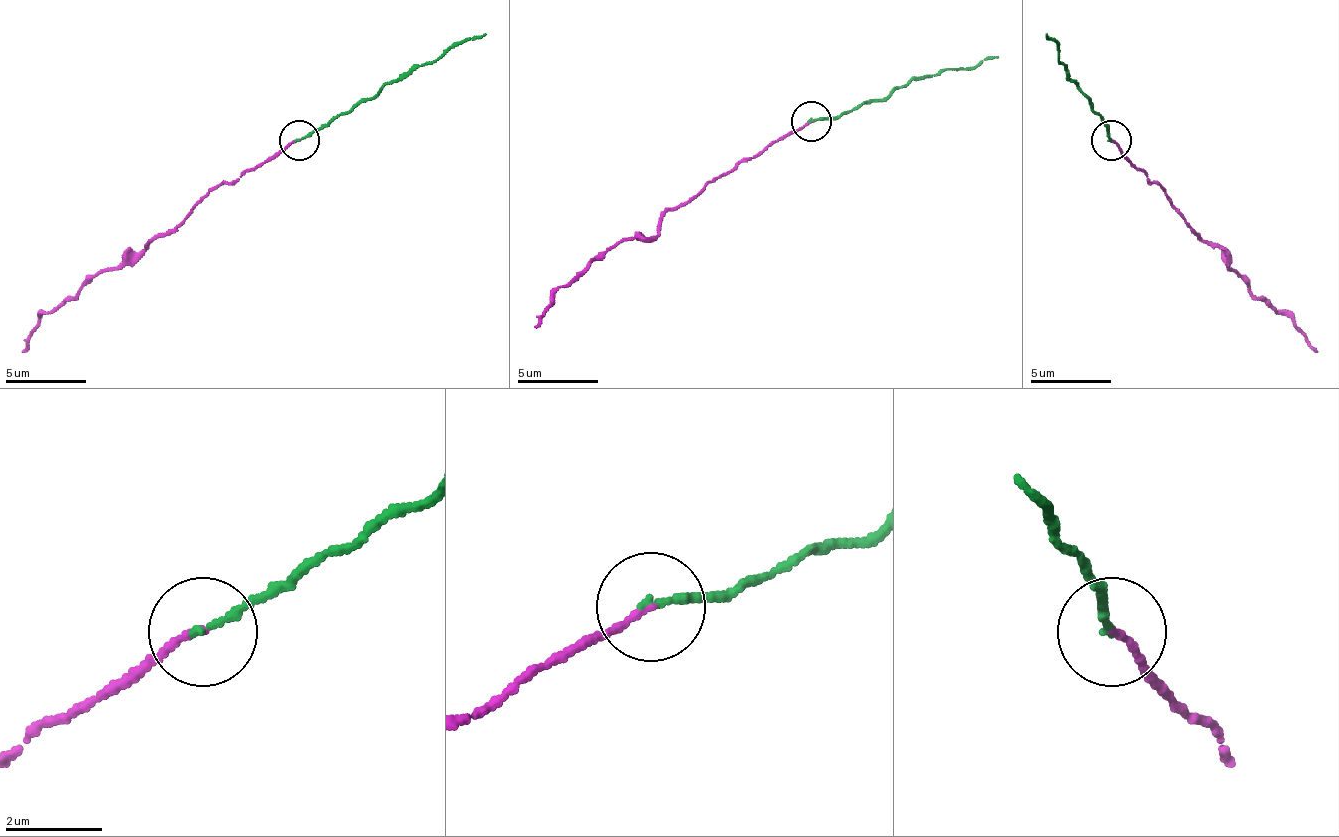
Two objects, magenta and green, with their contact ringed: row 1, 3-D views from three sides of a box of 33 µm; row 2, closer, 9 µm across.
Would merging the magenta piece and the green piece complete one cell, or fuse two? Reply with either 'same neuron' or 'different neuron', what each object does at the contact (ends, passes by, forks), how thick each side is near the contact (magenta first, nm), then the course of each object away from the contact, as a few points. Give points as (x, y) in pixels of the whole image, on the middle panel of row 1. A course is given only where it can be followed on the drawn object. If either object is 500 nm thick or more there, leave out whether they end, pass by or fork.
same neuron; magenta ends; green ends; calibres 140 and 170 nm; course magenta (812, 122), (732, 166), (692, 199), (672, 207), (647, 239), (619, 239), (599, 251), (555, 295), (535, 327); course green (812, 122), (885, 102), (913, 78), (997, 58)

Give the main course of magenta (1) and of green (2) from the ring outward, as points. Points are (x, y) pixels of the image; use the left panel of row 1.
1: (300, 139), (219, 183), (179, 224), (159, 232), (135, 256), (87, 280), (42, 312), (22, 352)
2: (300, 139), (372, 99), (400, 75), (485, 35)

